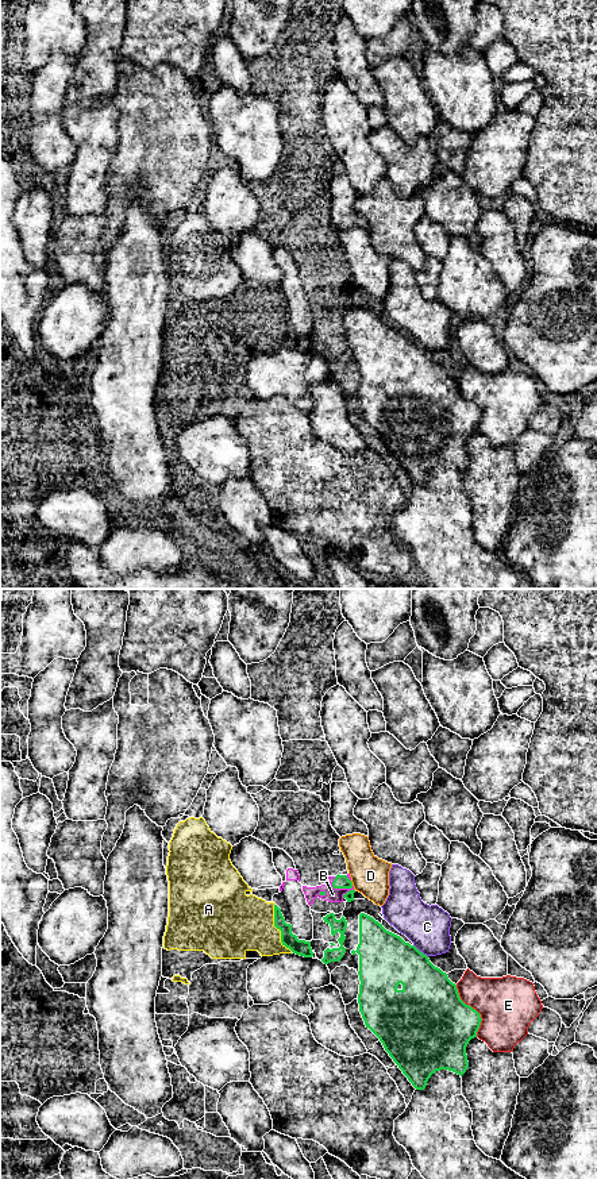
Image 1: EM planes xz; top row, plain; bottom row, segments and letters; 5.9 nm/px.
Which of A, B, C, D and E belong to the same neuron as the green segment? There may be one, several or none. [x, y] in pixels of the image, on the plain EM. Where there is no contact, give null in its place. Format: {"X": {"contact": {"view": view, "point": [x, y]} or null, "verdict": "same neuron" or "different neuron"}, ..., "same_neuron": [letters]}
{"A": {"contact": {"view": "xz", "point": [277, 323]}, "verdict": "different neuron"}, "B": {"contact": {"view": "xz", "point": [338, 282]}, "verdict": "different neuron"}, "C": {"contact": {"view": "xz", "point": [419, 346]}, "verdict": "different neuron"}, "D": {"contact": {"view": "xz", "point": [351, 278]}, "verdict": "different neuron"}, "E": {"contact": {"view": "xz", "point": [474, 404]}, "verdict": "different neuron"}, "same_neuron": []}

